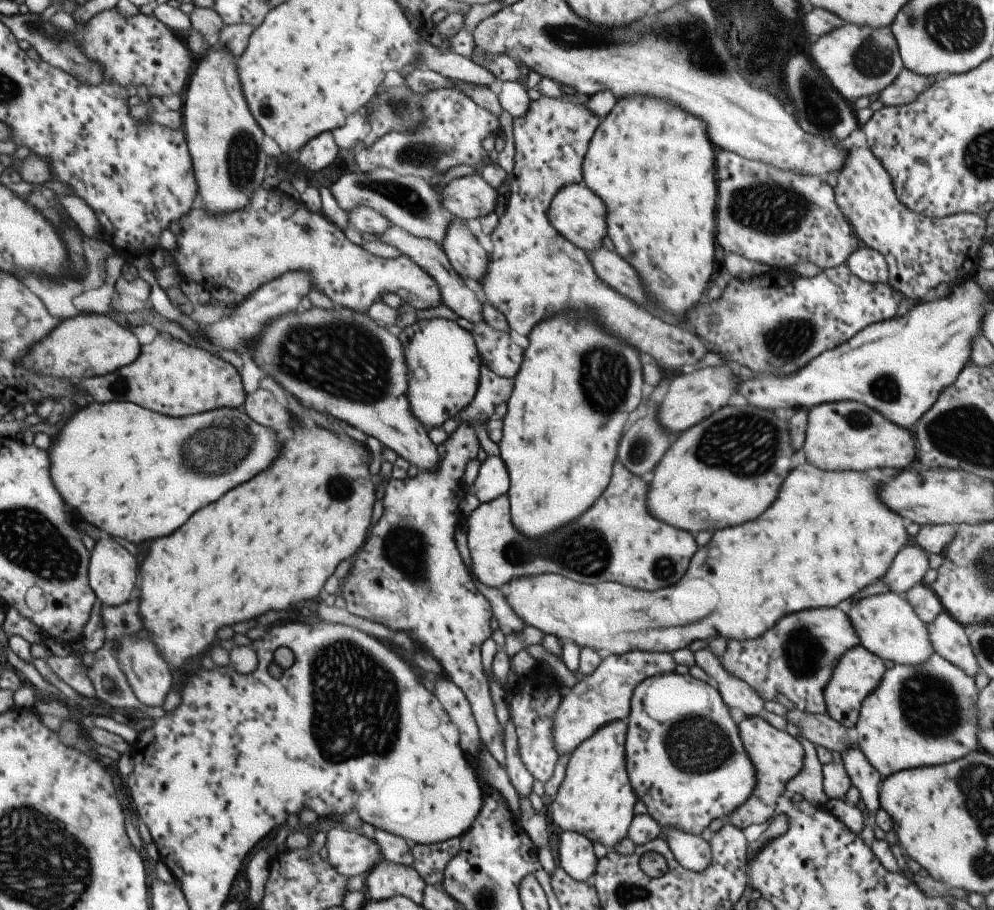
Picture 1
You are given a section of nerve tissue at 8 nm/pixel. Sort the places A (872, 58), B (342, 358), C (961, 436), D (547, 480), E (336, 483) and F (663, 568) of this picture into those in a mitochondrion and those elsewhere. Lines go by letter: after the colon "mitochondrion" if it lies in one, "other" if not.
A: mitochondrion
B: mitochondrion
C: mitochondrion
D: other
E: mitochondrion
F: mitochondrion

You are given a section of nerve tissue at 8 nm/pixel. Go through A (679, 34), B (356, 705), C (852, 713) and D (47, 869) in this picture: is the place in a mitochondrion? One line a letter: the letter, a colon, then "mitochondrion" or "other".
A: mitochondrion
B: mitochondrion
C: other
D: mitochondrion

